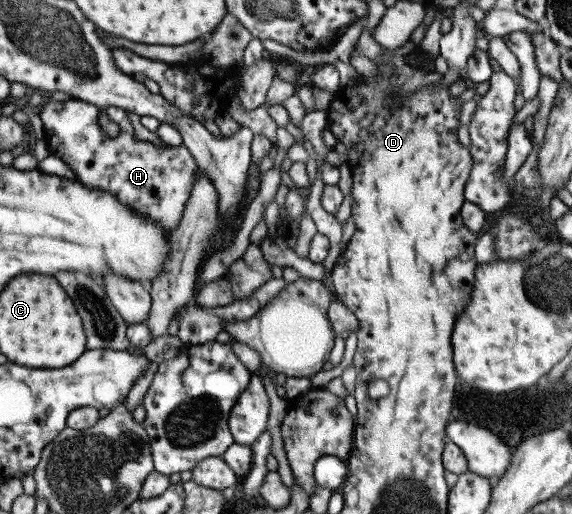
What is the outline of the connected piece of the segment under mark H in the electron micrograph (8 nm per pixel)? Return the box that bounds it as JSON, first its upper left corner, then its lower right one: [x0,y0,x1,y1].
[37,99,197,231]

